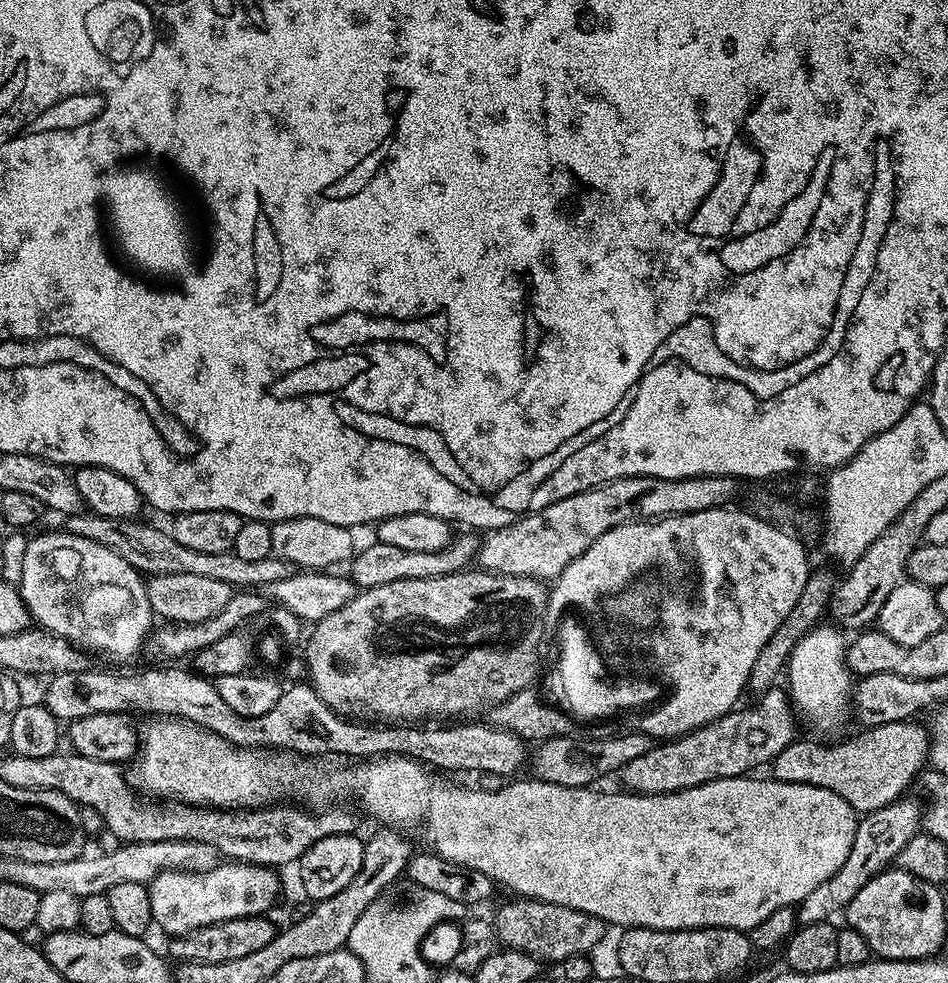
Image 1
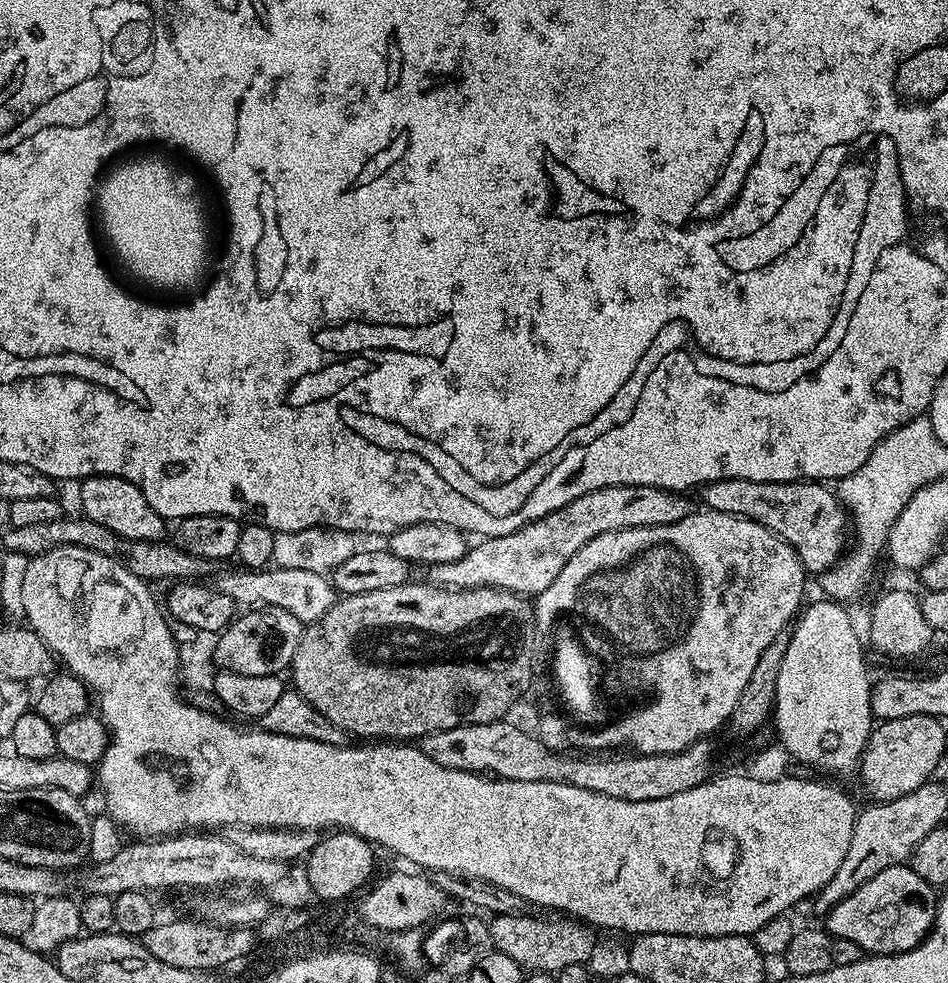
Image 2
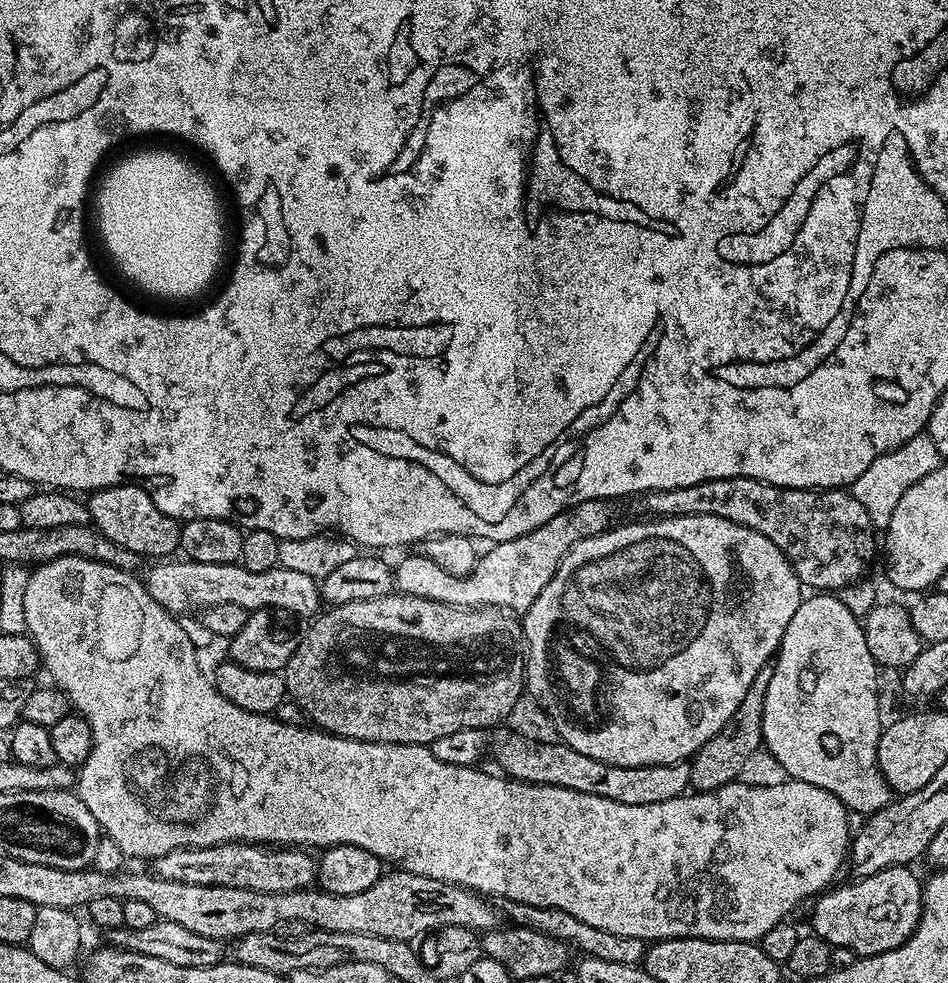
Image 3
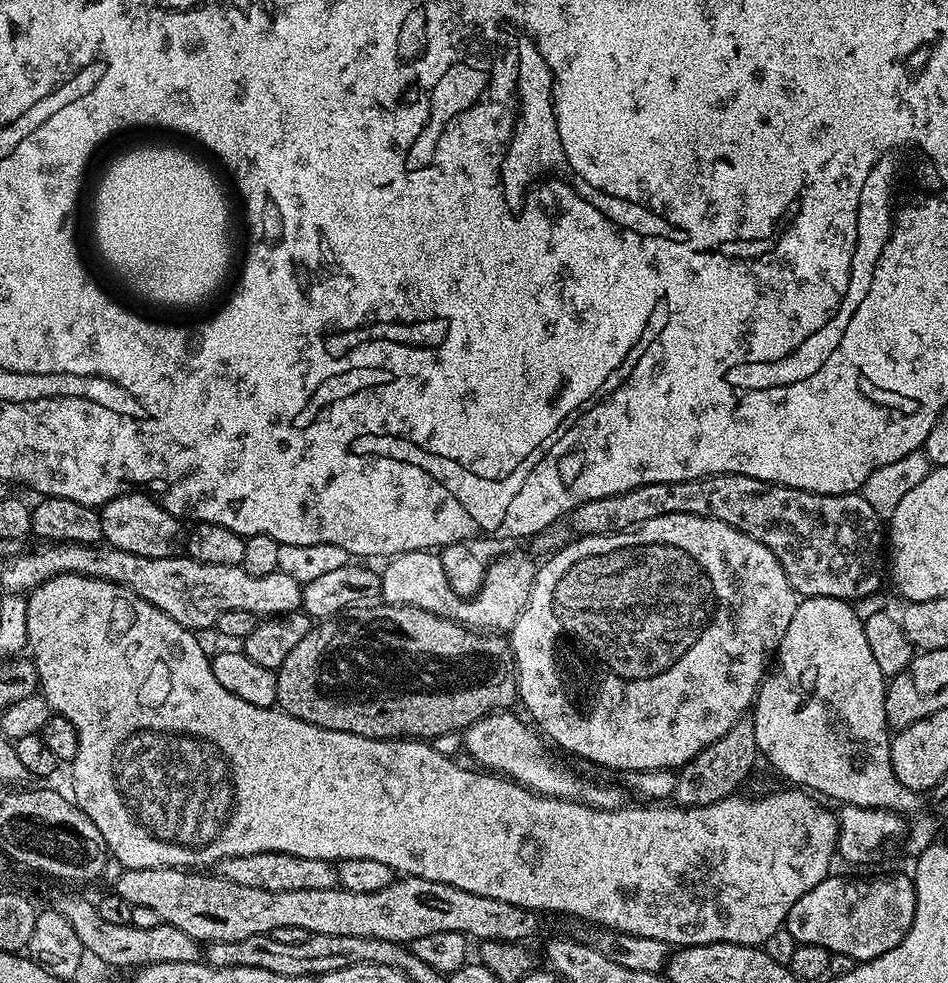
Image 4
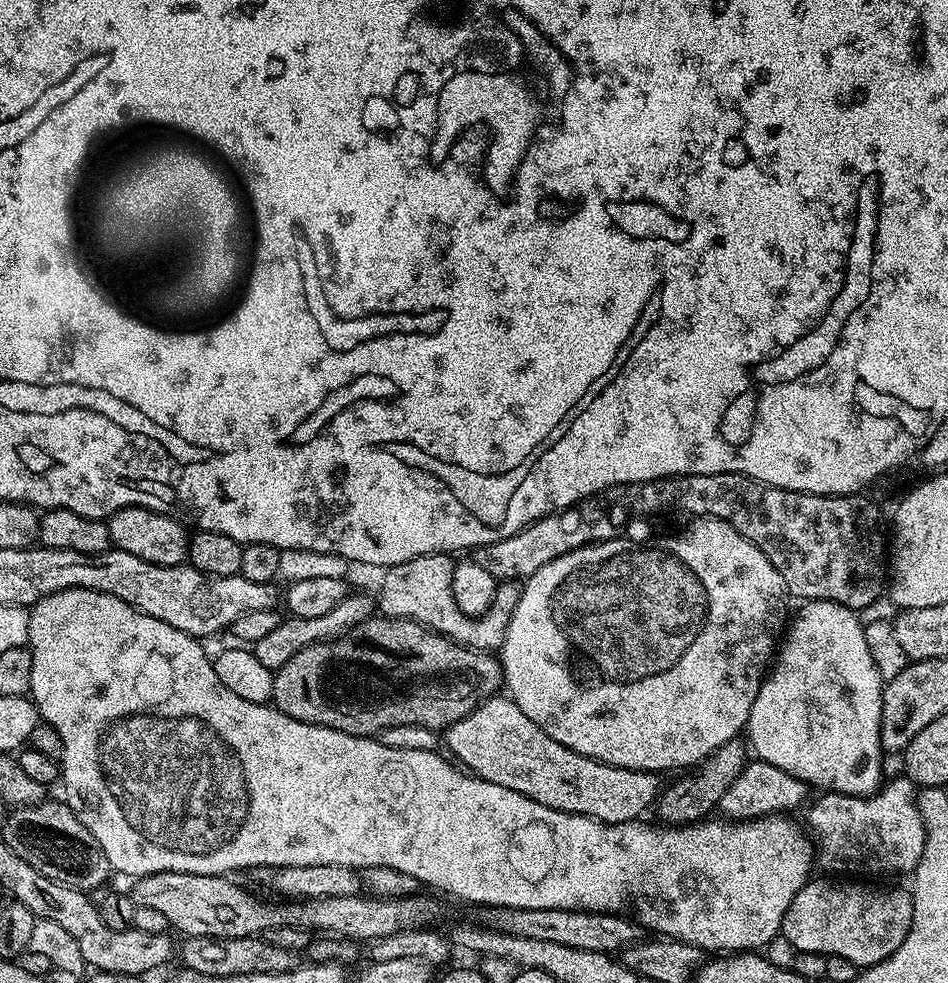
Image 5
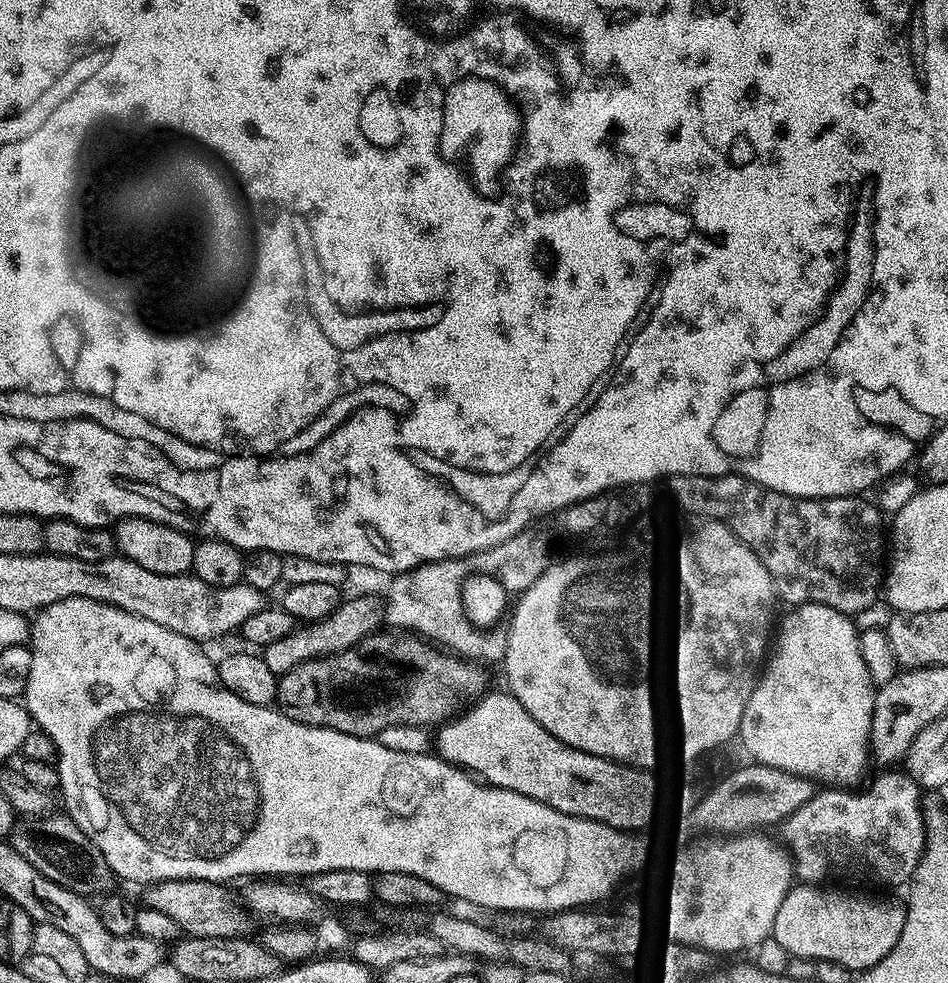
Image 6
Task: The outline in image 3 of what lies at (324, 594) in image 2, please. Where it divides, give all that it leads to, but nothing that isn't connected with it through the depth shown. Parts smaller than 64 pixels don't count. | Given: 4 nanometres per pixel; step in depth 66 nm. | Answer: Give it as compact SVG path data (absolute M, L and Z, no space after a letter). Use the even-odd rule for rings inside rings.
M176 558L171 562L156 562L146 575L148 593L163 608L173 614L192 612L233 604L249 610L267 608L293 617L308 616L312 618L321 611L322 597L320 585L314 577L307 577L297 571L279 566L265 572L251 572L239 563L203 564L187 558Z

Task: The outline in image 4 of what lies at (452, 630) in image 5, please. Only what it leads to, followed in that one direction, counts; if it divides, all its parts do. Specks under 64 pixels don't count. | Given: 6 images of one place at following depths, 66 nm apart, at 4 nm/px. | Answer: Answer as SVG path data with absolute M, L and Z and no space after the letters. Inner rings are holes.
M435 551L426 552L403 552L391 557L388 564L380 572L380 596L385 604L405 604L426 610L430 614L438 614L444 620L455 620L465 628L473 630L495 630L500 634L511 633L516 625L516 619L522 614L526 602L532 593L532 587L536 581L538 564L531 560L524 552L512 552L509 556L500 556L493 564L489 563L484 570L484 581L479 592L474 596L462 597L454 594L450 582L445 579L440 570L440 557Z

